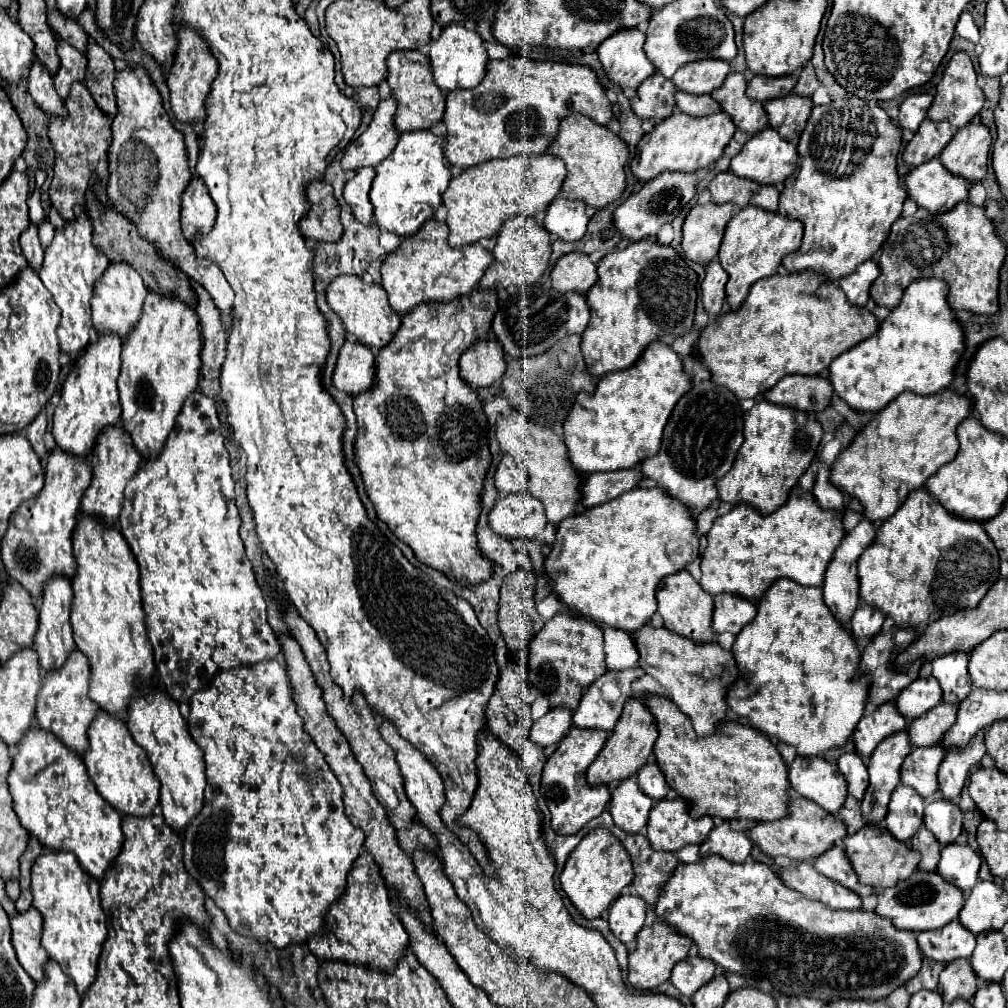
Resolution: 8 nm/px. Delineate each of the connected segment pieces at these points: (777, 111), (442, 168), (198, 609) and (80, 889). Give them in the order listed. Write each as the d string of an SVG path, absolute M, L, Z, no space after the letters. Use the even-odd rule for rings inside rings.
M787 94L783 98L775 98L765 104L769 126L777 130L781 138L787 138L793 144L799 142L799 136L811 114L811 108L813 102L809 98L795 94Z
M429 130L403 134L395 150L375 170L377 176L369 192L375 218L373 224L397 236L415 234L415 230L435 214L451 180L451 172L443 158L443 138L433 136Z
M195 390L185 400L183 410L177 416L175 428L169 434L161 456L155 458L155 460L145 460L143 466L139 468L139 474L135 474L135 478L131 478L131 482L127 484L125 500L123 500L123 514L119 516L119 530L125 536L131 552L135 554L139 570L141 570L141 594L143 594L145 626L147 626L147 638L149 638L149 642L153 646L157 676L159 676L165 692L169 694L169 698L173 698L179 704L189 704L191 696L195 692L203 690L205 686L209 686L213 676L219 670L227 670L227 668L235 668L235 666L253 666L253 664L259 664L259 662L267 662L267 660L275 658L281 652L281 644L277 642L271 626L267 626L265 602L263 602L261 590L259 590L259 586L255 582L255 574L253 574L251 562L245 556L243 540L239 538L241 514L239 514L239 508L235 504L235 480L233 480L231 466L229 466L229 452L225 450L225 438L221 436L219 426L221 424L219 424L219 418L217 418L215 402L211 398L207 398L205 394L201 394L199 390Z
M43 852L31 872L33 906L43 916L41 946L61 970L73 978L79 996L85 996L87 986L95 982L97 960L107 938L107 918L101 908L99 882L85 874L73 854Z

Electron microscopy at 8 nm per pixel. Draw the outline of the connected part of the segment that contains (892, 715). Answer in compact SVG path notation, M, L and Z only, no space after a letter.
M887 702L885 706L877 706L875 710L867 712L855 732L853 732L853 742L855 742L855 750L863 756L865 764L869 762L873 750L879 746L879 742L883 742L883 738L893 736L897 732L903 732L907 726L905 718L895 710L893 702Z

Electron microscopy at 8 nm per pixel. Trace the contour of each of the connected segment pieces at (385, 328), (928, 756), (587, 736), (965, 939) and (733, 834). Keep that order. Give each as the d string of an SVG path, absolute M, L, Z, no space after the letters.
M339 276L327 286L327 304L341 318L347 332L355 334L357 340L373 350L383 348L395 336L401 316L389 306L387 294L381 284L367 284L359 276Z
M939 744L927 748L913 748L901 766L901 784L911 786L923 798L937 792L937 768L945 754Z
M571 728L571 732L559 742L557 750L547 758L541 778L541 794L547 800L547 806L551 810L551 828L561 836L577 834L589 820L597 818L611 798L609 790L591 790L585 782L585 770L589 764L597 758L603 744L607 740L607 734L603 730L579 730Z
M957 918L939 930L919 932L917 942L925 958L943 964L953 962L957 958L971 958L975 950L975 934L963 928Z
M721 824L711 830L707 840L701 844L699 854L719 854L731 862L745 862L747 856L751 854L751 840L747 838L745 832L731 830L727 824Z

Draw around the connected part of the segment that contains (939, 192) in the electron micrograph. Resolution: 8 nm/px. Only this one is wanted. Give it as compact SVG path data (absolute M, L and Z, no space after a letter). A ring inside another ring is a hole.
M937 158L913 168L905 176L907 198L933 214L943 214L955 204L967 200L969 186L971 182L951 176L951 172Z

